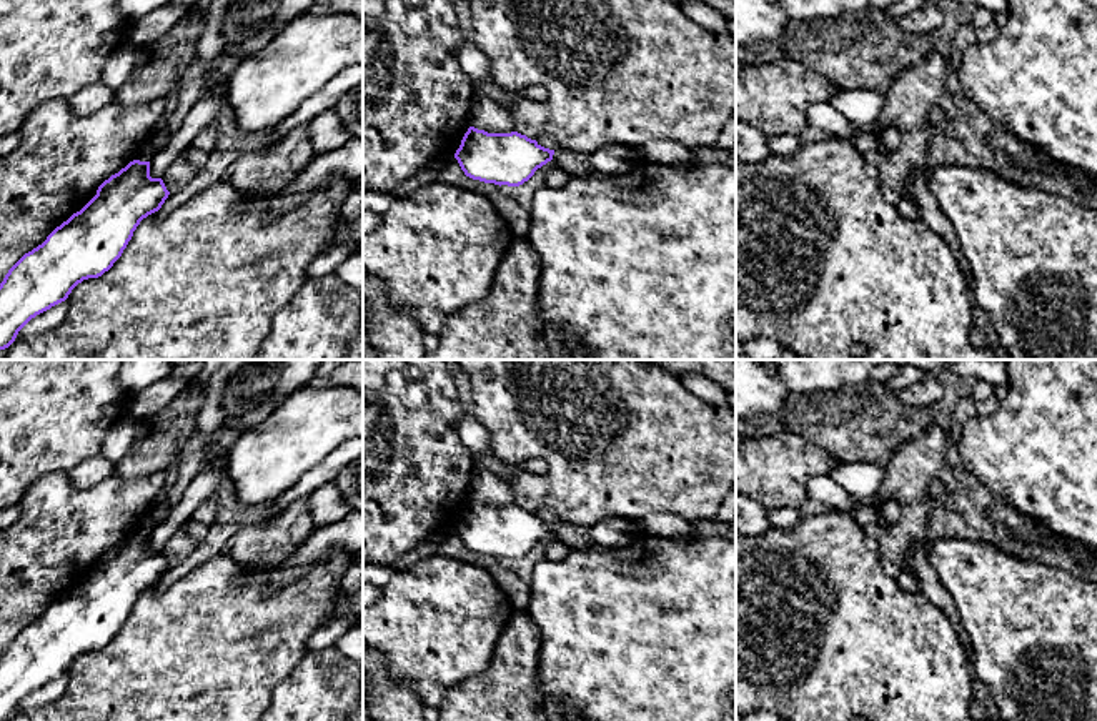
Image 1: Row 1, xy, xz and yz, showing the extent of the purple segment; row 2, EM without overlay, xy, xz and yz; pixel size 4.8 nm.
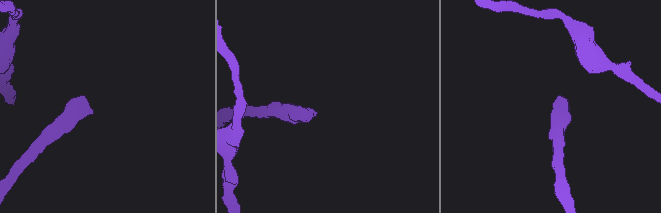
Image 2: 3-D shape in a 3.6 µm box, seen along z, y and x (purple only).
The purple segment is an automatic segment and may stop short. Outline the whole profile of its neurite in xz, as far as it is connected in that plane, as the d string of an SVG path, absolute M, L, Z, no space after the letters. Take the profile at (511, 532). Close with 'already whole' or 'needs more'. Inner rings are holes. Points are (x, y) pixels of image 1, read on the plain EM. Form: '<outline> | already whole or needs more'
M474 500L464 506L454 531L466 549L499 559L523 558L548 535L569 549L589 549L596 544L586 528L544 521L518 505L488 506Z | needs more

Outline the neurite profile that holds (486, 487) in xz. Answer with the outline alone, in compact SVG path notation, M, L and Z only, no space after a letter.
M474 468L471 471L471 500L488 506L514 505L514 495L509 481L488 468Z

